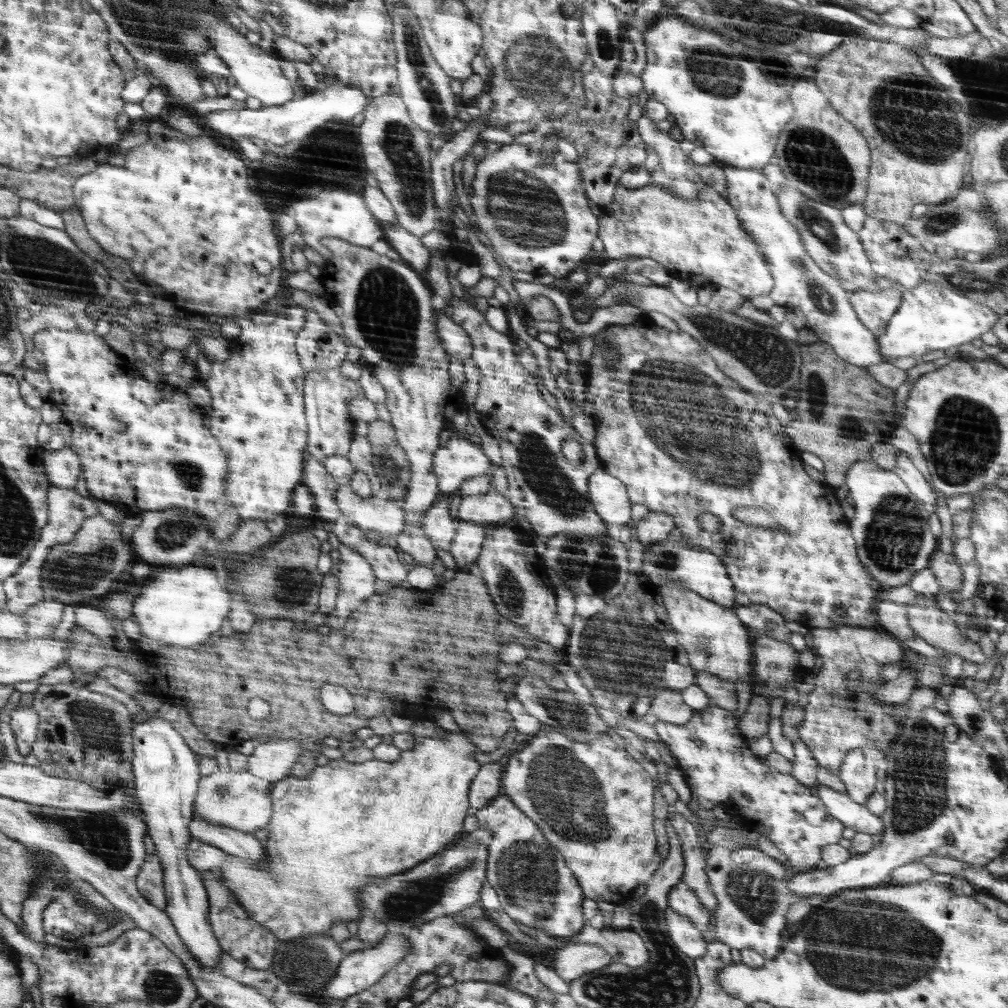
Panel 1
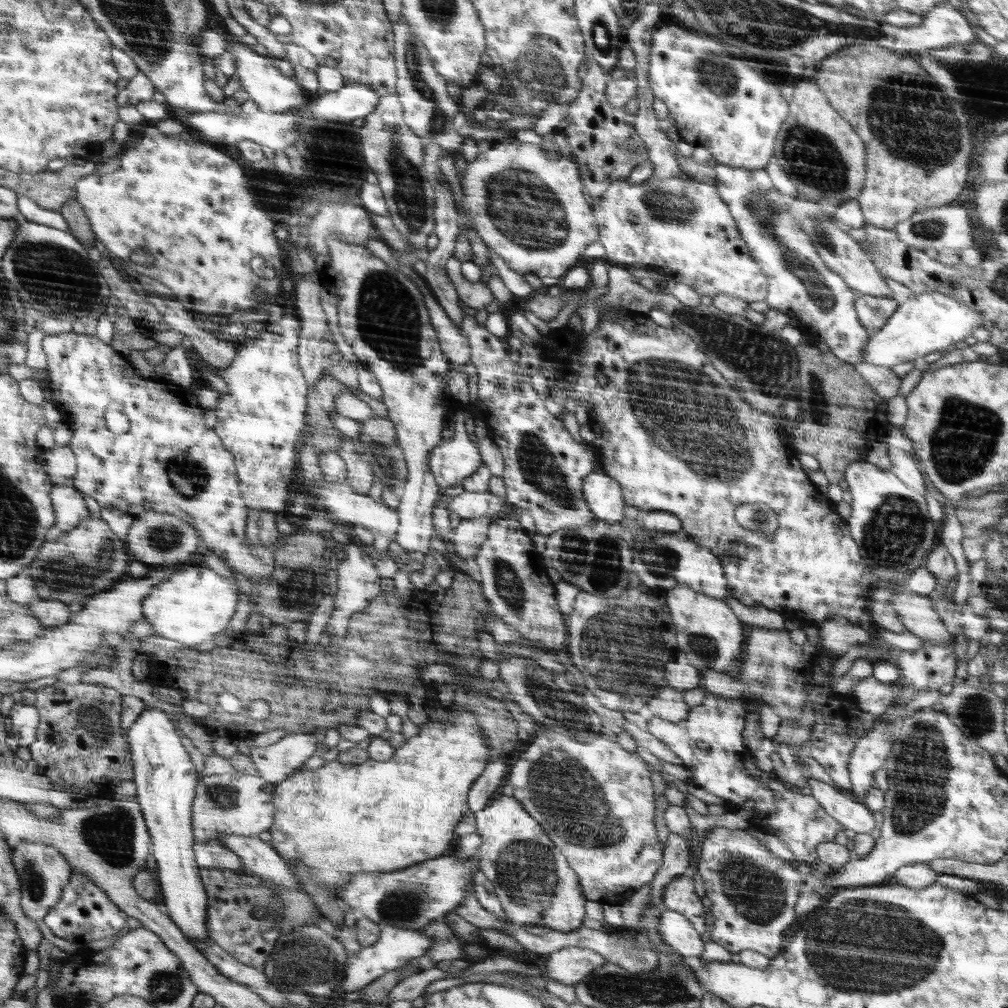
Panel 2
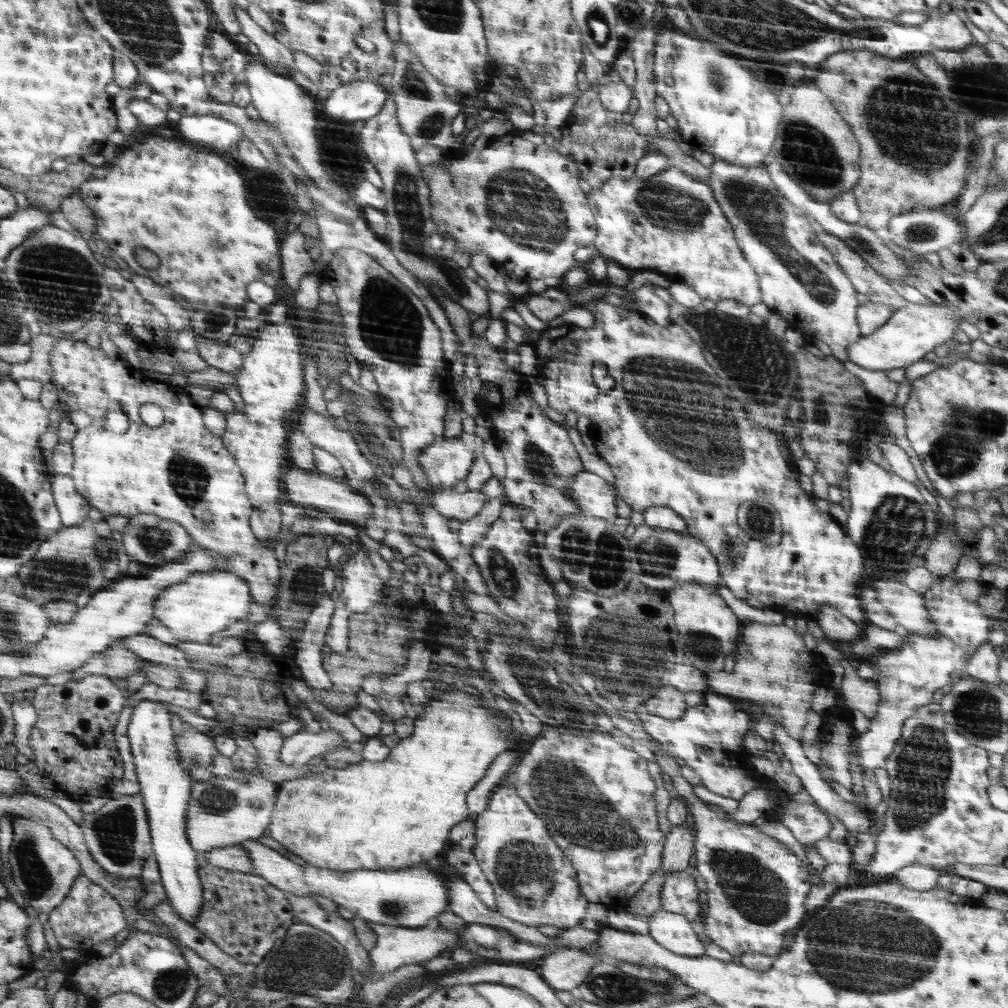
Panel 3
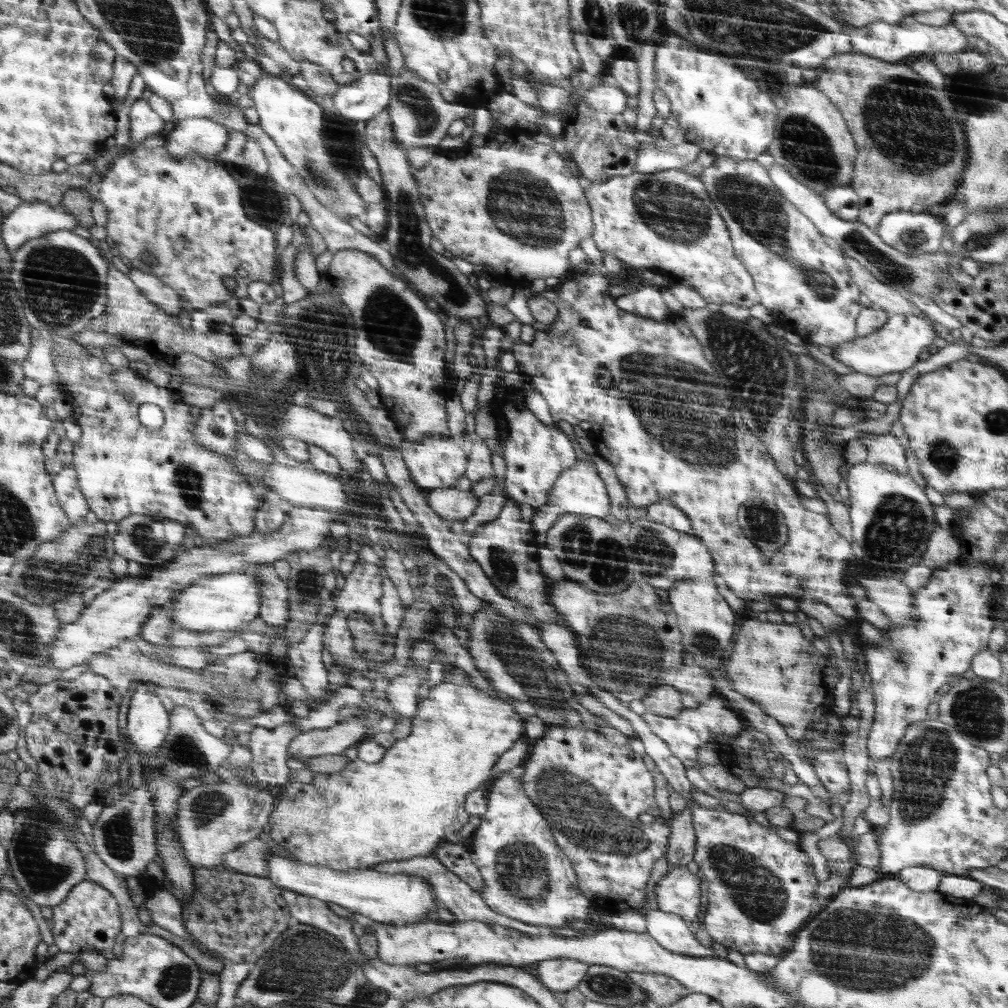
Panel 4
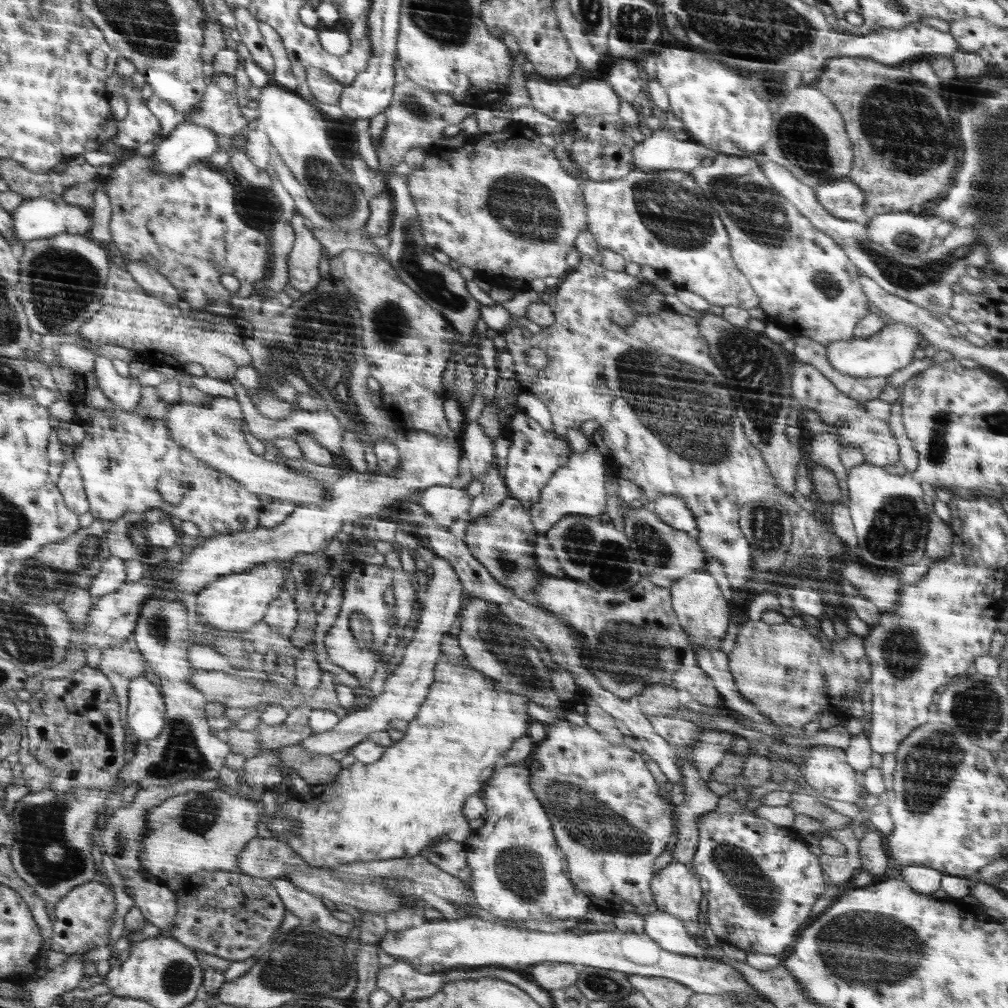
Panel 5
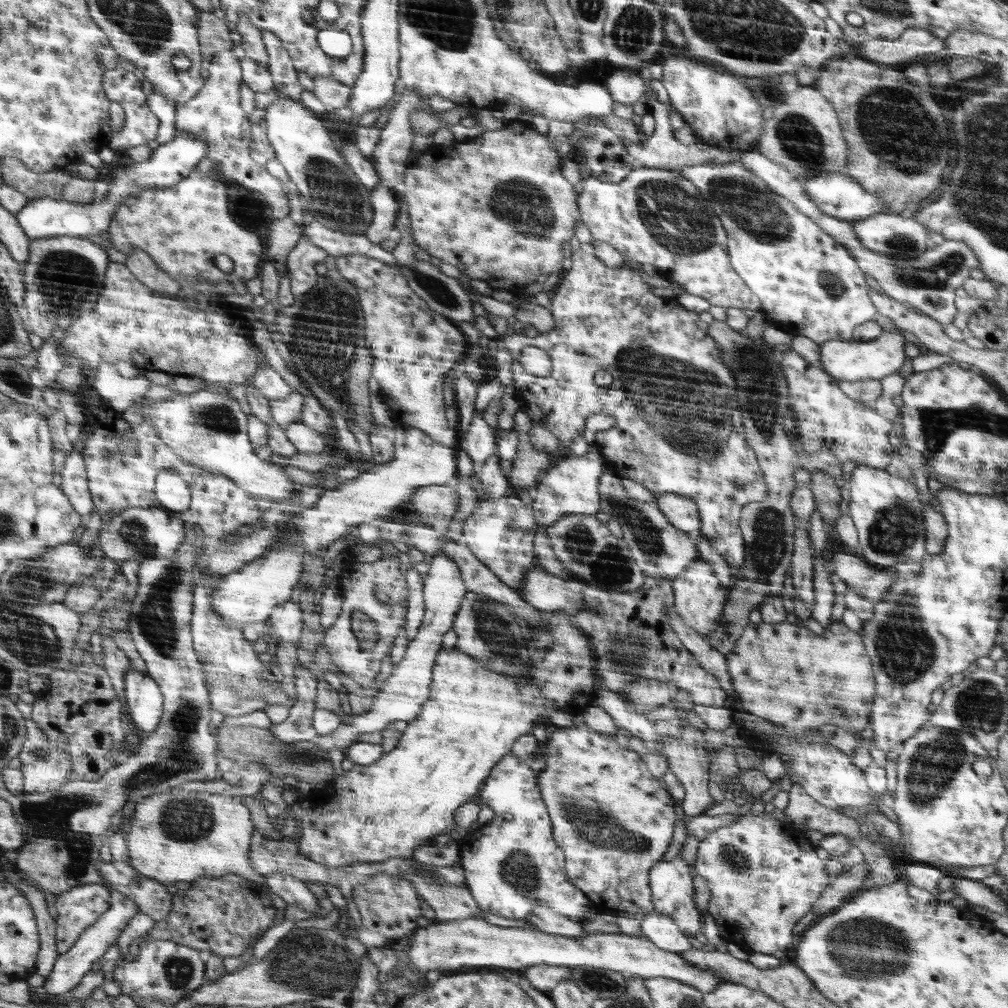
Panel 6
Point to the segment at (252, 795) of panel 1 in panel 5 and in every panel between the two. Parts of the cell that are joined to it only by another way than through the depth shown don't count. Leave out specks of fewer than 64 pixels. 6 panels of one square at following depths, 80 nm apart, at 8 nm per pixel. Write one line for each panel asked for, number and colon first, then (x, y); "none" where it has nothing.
2: (241, 804)
3: (223, 812)
4: (212, 820)
5: (197, 831)

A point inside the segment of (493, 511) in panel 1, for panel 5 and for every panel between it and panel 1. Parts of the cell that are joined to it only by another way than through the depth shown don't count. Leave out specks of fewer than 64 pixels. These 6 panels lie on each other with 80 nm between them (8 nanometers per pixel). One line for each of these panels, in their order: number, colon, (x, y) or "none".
2: (469, 505)
3: (449, 504)
4: (449, 503)
5: (444, 504)

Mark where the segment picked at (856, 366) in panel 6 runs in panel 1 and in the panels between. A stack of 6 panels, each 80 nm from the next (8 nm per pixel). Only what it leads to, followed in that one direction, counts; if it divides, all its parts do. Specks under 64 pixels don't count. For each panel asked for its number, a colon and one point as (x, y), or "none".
1: (931, 317)
2: (924, 323)
3: (911, 332)
4: (894, 347)
5: (885, 352)

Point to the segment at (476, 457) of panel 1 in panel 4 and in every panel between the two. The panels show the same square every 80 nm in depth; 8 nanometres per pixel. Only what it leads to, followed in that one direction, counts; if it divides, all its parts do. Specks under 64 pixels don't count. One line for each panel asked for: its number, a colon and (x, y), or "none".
2: (453, 461)
3: (447, 461)
4: (436, 462)

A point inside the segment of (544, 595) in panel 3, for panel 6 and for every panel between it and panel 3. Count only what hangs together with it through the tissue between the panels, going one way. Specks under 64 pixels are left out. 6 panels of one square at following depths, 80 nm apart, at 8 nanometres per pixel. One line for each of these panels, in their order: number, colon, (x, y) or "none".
4: (506, 548)
5: (504, 540)
6: (500, 531)

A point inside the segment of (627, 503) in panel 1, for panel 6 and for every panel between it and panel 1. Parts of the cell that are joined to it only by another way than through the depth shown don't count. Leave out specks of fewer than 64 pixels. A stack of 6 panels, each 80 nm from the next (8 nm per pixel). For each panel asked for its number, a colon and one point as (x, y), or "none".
2: (604, 495)
3: (594, 495)
4: (581, 490)
5: (579, 488)
6: (572, 486)

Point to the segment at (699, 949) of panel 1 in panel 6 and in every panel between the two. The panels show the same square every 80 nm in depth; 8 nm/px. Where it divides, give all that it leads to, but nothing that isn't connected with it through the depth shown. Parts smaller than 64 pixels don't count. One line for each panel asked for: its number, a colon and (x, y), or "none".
2: (676, 930)
3: (672, 931)
4: (669, 930)
5: (668, 931)
6: (660, 929)

